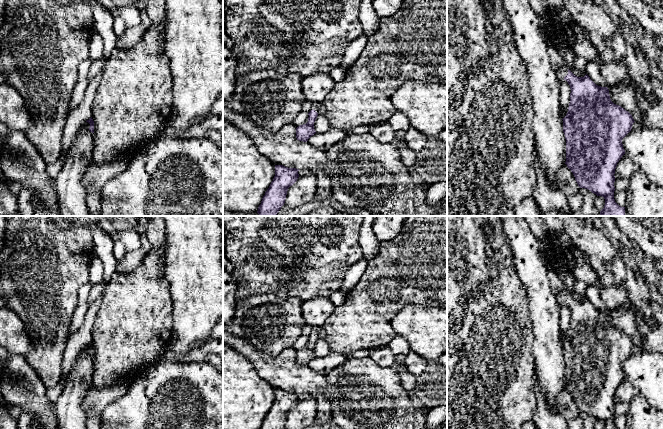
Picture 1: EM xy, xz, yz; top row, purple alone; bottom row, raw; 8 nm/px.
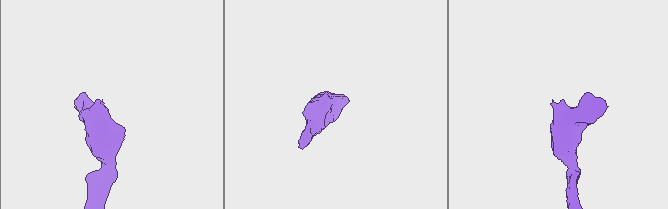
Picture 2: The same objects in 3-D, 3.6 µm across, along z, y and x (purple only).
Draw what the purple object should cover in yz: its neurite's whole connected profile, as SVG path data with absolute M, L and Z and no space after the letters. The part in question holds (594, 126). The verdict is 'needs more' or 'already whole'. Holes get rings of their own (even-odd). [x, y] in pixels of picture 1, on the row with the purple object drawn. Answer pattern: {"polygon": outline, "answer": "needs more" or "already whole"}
{"polygon": "M567 66L558 68L556 73L558 79L566 80L571 89L568 112L562 119L566 139L565 164L580 188L605 199L600 216L625 216L625 207L619 206L614 199L614 174L617 163L625 154L622 139L635 121L628 111L611 101L607 87L596 85L587 74L577 77Z", "answer": "needs more"}

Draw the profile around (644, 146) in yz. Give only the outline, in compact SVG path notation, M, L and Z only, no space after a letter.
M640 127L622 139L625 154L649 181L663 186L663 130Z

